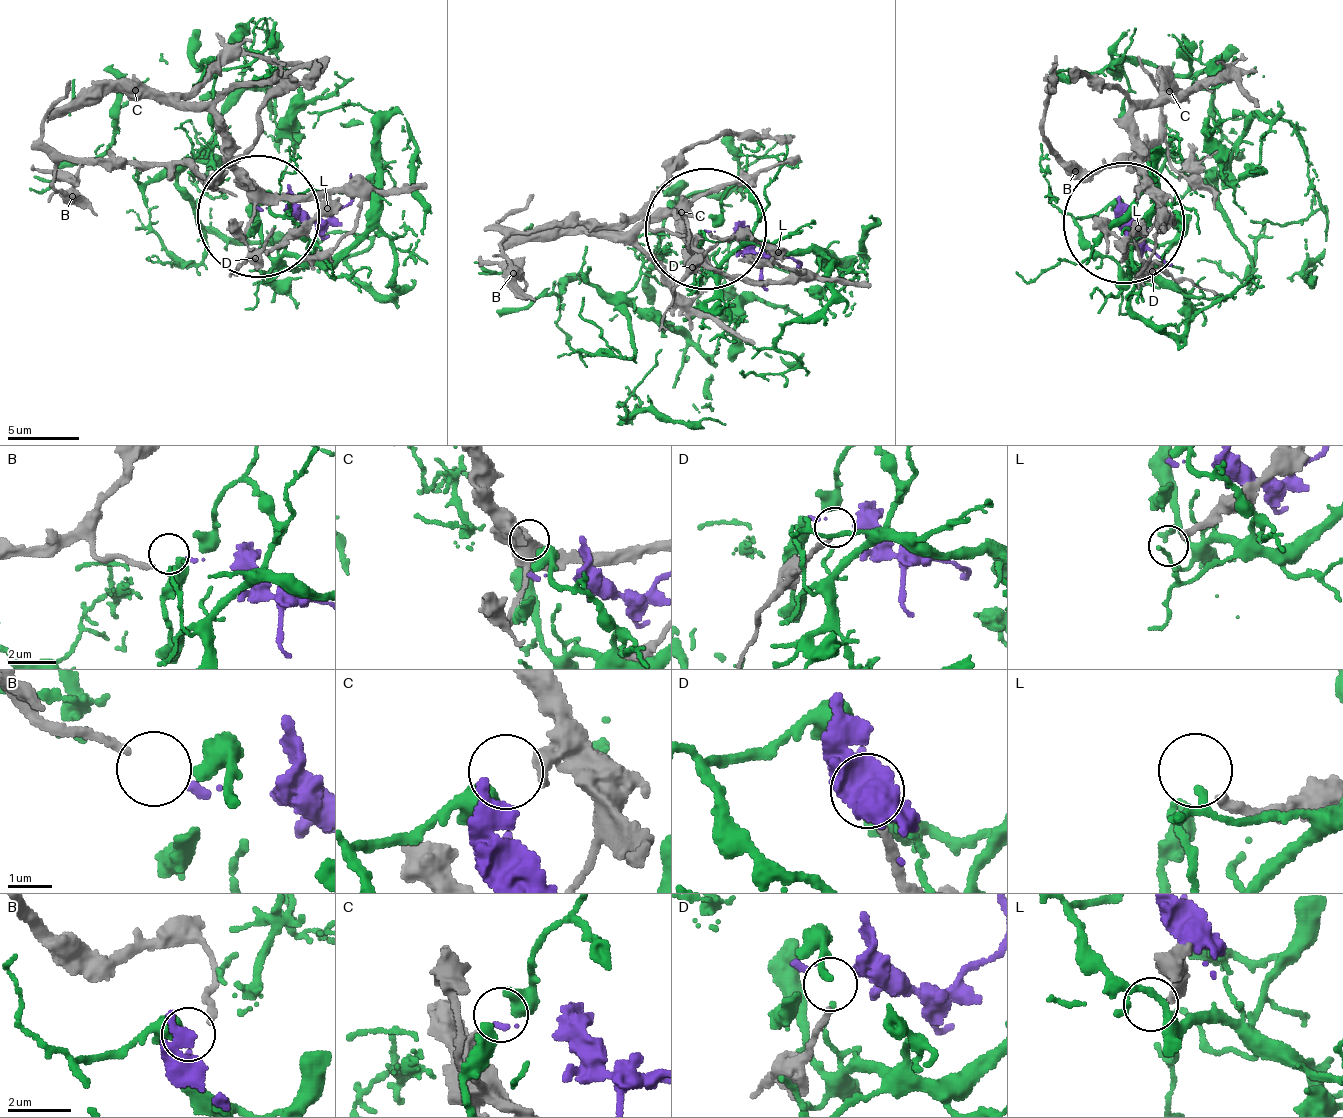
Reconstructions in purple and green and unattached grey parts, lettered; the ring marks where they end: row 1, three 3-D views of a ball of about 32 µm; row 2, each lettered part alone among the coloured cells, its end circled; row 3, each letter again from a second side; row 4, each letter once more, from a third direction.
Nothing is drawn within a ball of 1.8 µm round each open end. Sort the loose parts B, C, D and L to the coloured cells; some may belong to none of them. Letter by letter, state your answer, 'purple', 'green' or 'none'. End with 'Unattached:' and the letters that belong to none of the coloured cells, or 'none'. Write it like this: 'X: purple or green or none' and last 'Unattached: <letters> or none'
B: purple
C: none
D: none
L: none
Unattached: C, D, L

